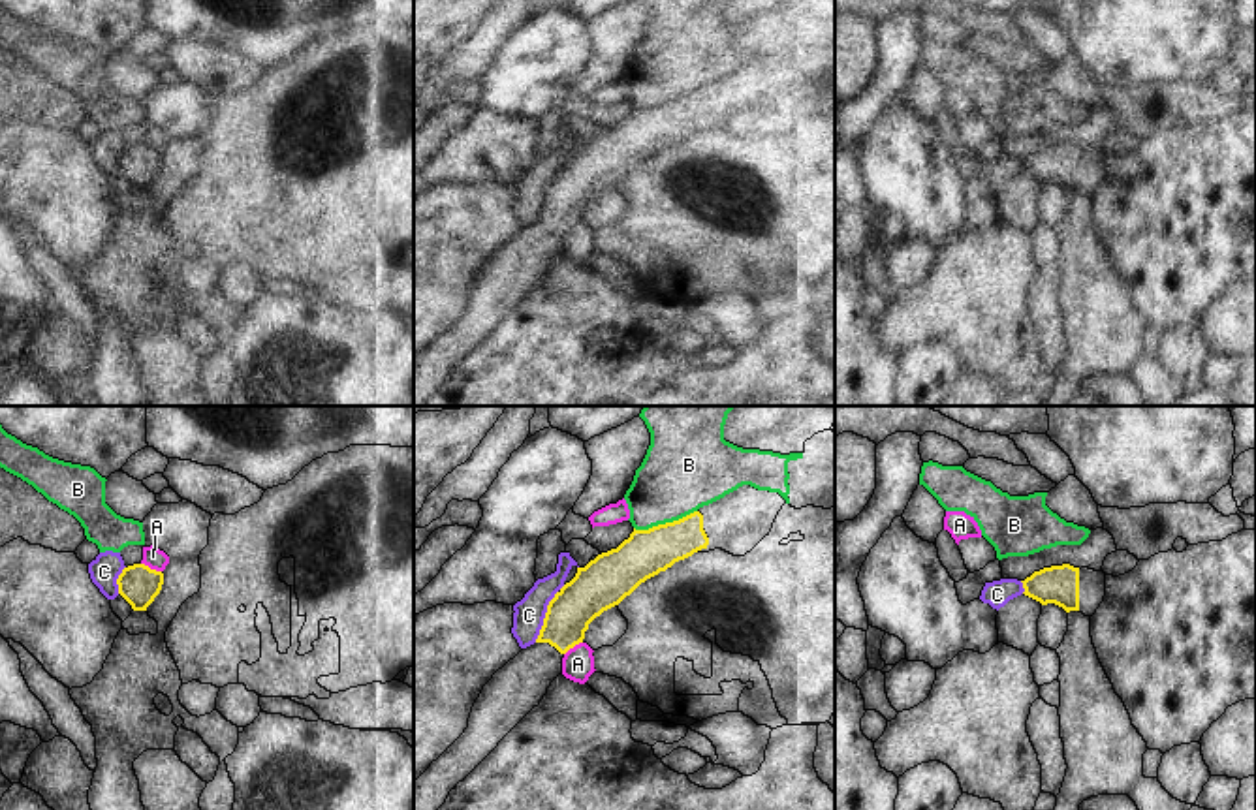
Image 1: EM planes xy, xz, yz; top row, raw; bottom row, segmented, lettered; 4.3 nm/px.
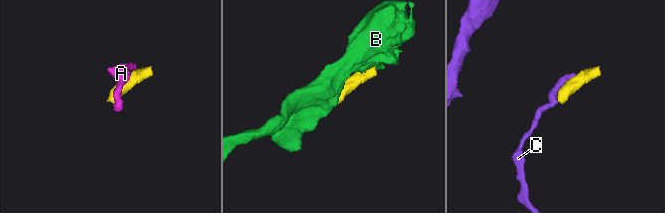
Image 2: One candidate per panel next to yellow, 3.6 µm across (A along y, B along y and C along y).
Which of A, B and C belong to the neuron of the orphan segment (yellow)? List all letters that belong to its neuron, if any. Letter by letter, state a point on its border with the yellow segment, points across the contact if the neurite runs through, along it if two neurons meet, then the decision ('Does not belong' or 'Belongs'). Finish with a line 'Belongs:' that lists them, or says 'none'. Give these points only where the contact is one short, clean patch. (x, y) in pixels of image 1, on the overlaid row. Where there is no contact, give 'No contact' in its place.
A: Touches yellow at xy (149, 568). Boundary: xy (141, 562), (160, 572). Does not belong
B: Touches yellow at xz (666, 523). Does not belong
C: Touches yellow at xz (546, 613). Does not belong
Belongs: none.

